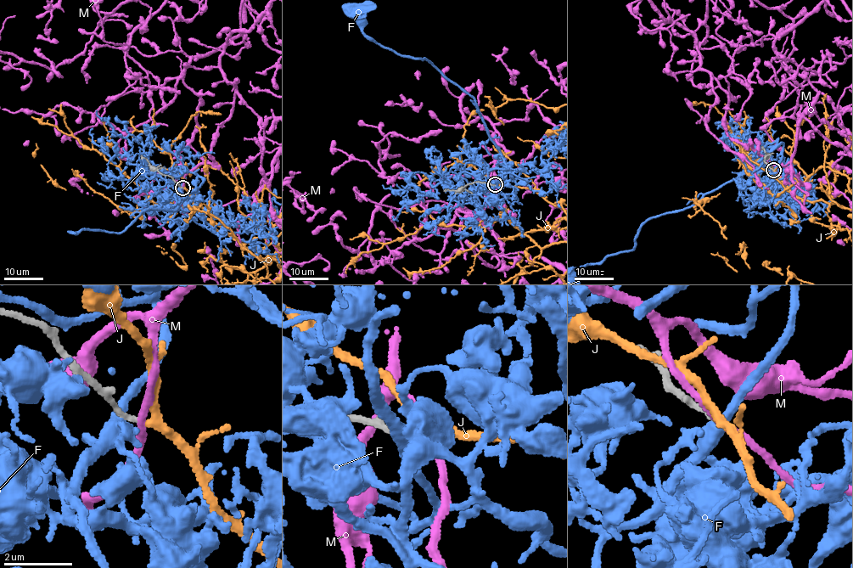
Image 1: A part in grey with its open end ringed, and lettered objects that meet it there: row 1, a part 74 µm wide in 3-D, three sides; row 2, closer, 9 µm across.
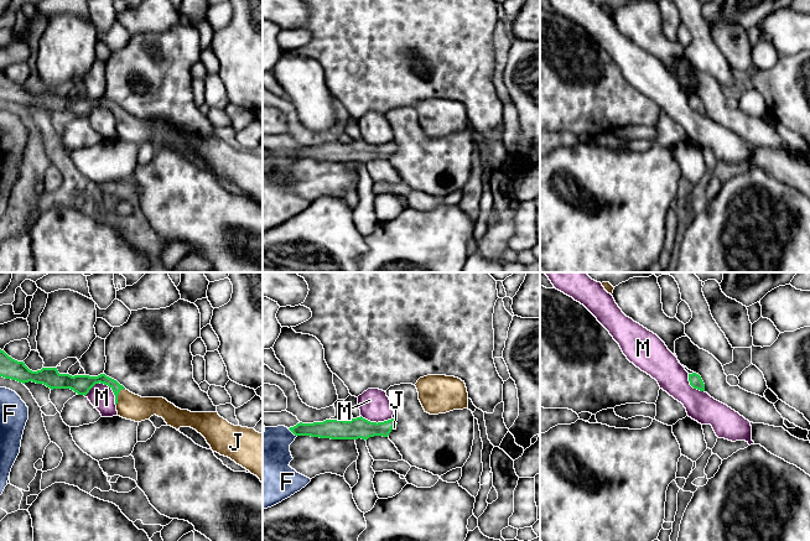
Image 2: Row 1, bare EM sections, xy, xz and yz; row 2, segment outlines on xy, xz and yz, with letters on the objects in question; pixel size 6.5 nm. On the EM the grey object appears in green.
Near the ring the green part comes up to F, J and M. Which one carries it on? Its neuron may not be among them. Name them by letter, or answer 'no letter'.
J

